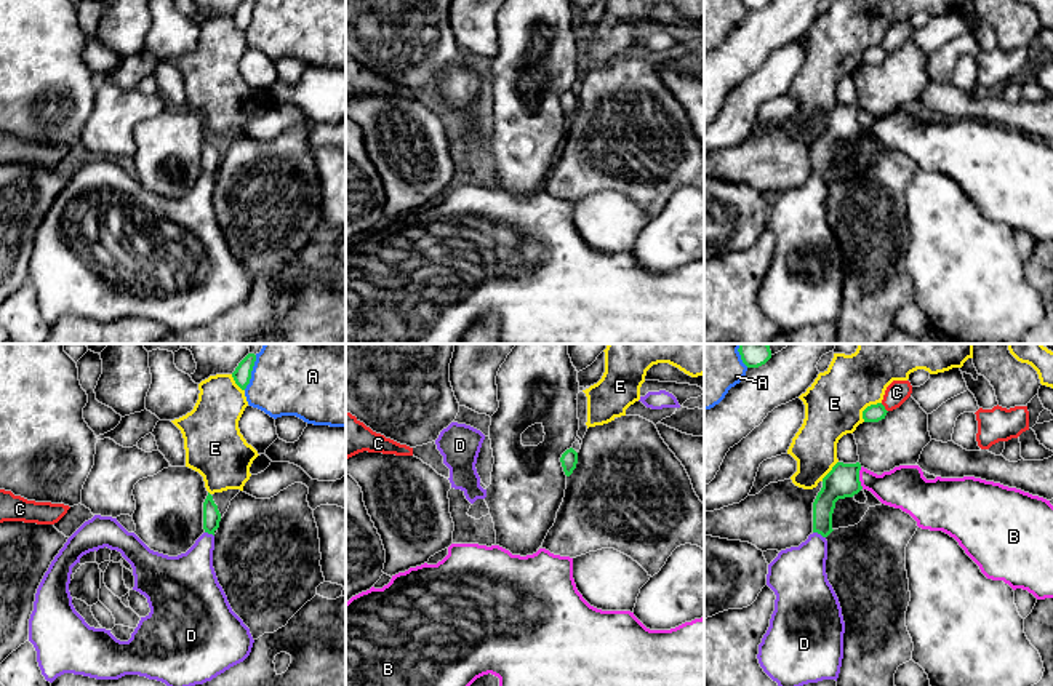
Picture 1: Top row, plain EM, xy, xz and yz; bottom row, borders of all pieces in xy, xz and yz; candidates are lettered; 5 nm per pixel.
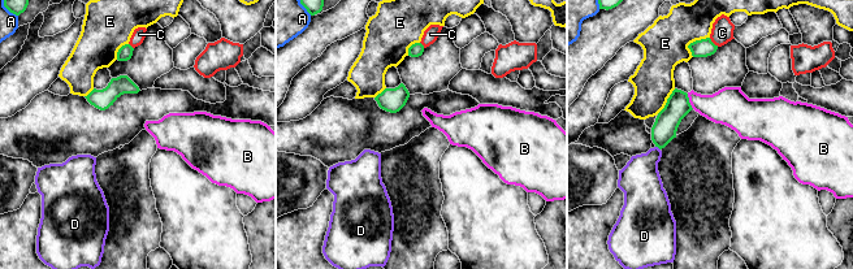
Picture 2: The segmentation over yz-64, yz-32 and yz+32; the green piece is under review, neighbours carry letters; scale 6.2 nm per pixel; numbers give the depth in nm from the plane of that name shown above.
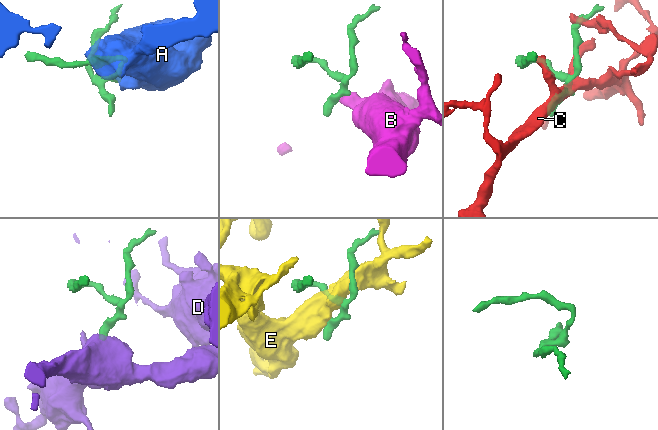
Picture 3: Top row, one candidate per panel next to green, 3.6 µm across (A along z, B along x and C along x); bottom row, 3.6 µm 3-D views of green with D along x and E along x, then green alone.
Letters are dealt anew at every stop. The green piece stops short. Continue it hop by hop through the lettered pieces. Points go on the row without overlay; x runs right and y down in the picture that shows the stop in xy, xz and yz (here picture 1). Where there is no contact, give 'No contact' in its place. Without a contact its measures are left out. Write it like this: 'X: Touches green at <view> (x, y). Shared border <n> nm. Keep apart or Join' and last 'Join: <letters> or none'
A: Touches green at xy (250, 16). Shared border 170 nm. Keep apart
B: Touches green at yz (858, 120). Shared border 110 nm. Keep apart
C: Touches green at yz (884, 50). Shared border 60 nm. Keep apart
D: Touches green at yz (820, 175). Shared border 70 nm. Join
E: Touches green at yz (866, 50). Shared border 140 nm. Keep apart
Join: D

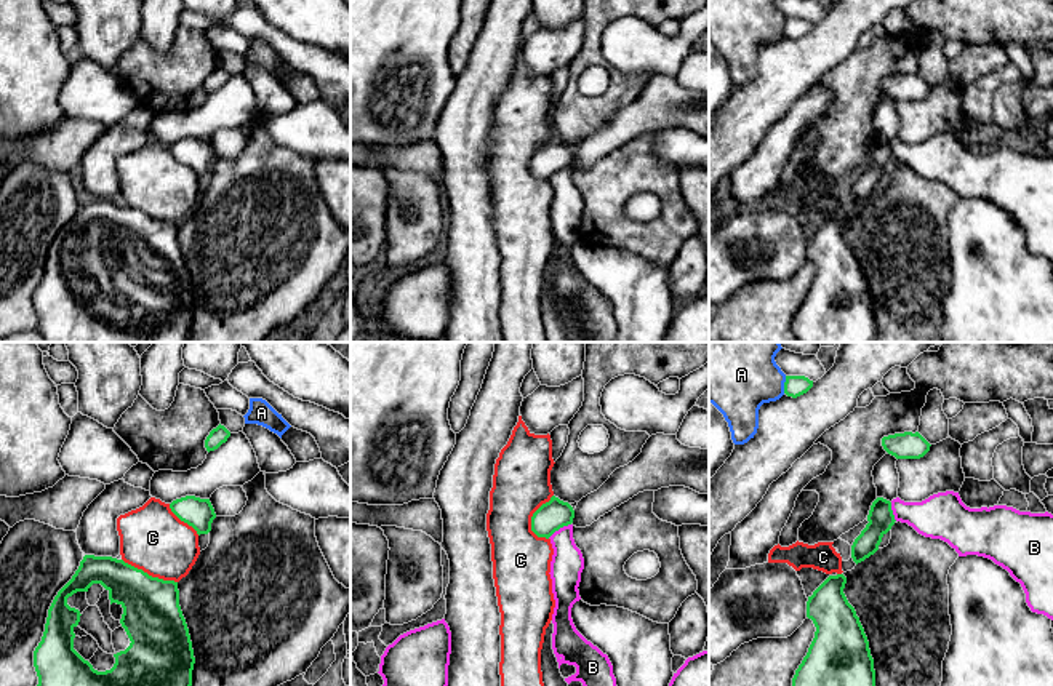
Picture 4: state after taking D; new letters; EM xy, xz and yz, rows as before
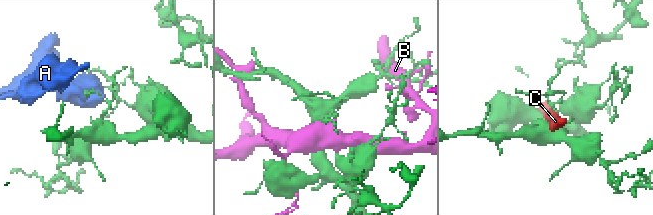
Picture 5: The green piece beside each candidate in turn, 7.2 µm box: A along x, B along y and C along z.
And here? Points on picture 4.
A: Touches green at yz (784, 26). Shared border 90 nm. Keep apart
B: Touches green at xz (559, 170). Shared border 140 nm. Keep apart
C: Touches green at xy (148, 216). Shared border 300 nm. Keep apart
Join: none

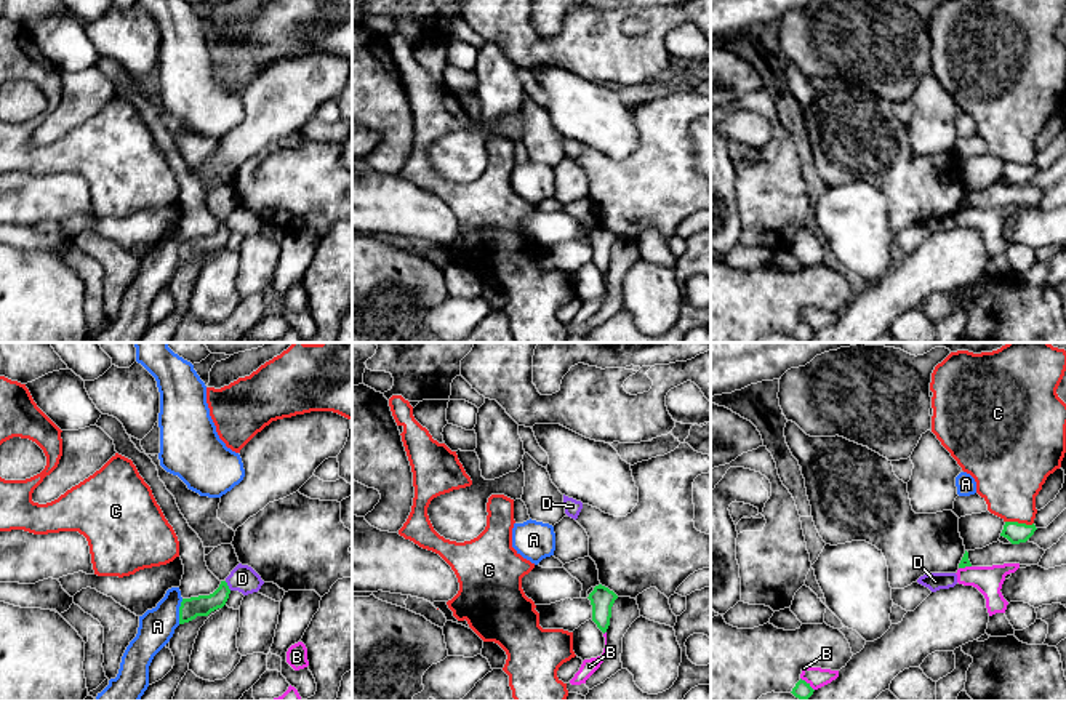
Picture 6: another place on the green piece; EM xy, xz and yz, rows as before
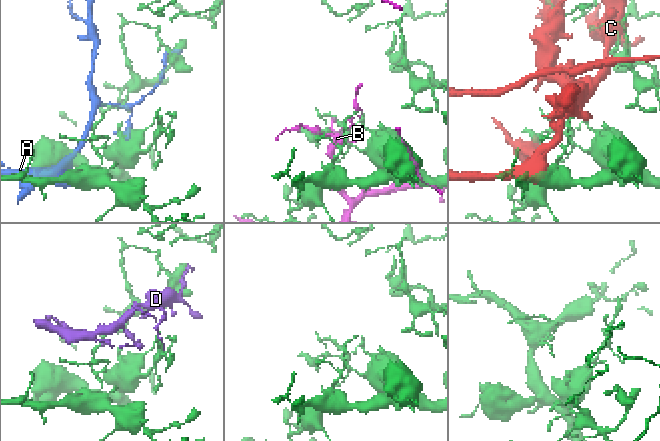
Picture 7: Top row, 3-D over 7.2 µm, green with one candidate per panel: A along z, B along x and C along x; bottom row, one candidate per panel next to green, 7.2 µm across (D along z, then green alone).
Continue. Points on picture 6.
A: Touches green at xy (180, 253). Shared border 130 nm. Keep apart
B: Touches green at yz (807, 325). Shared border 100 nm. Keep apart
C: Touches green at yz (1020, 165). Shared border 140 nm. Keep apart
D: Touches green at xy (228, 228). Shared border 60 nm. Keep apart
Join: none

